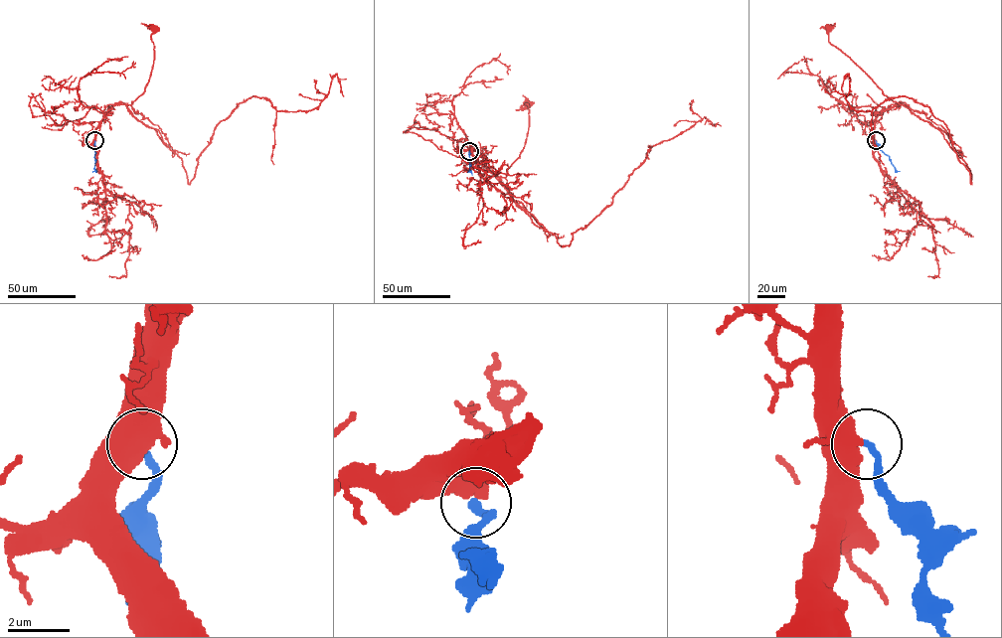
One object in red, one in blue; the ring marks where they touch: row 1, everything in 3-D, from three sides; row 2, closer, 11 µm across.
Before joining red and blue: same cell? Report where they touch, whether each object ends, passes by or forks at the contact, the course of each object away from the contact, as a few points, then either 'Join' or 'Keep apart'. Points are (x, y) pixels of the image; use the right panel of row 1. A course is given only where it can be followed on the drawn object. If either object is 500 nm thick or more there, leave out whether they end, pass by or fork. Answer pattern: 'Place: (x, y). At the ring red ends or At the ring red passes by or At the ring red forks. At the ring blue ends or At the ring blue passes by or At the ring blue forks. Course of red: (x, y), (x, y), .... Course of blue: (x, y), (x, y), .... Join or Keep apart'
Place: (876, 140). Course of red: (875, 140), (876, 117), (904, 104), (947, 135), (971, 184), (927, 106), (856, 110), (846, 74), (847, 96). Course of blue: (875, 140), (895, 169), (900, 171). Keep apart

